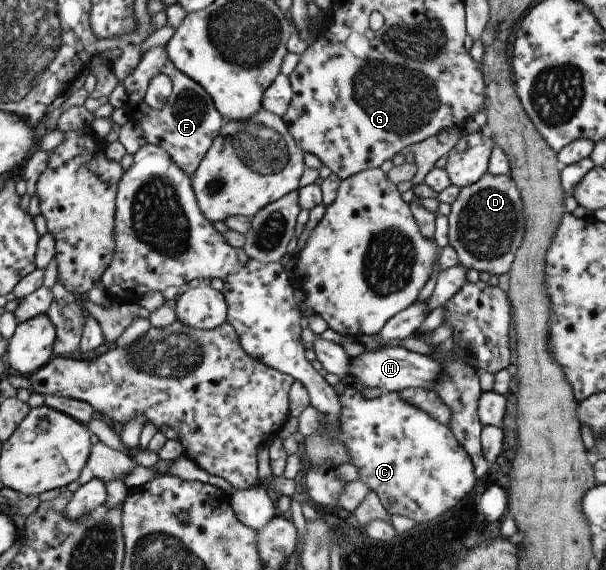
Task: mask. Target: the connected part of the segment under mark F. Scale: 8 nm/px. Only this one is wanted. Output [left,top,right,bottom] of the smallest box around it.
[122,46,223,175]

